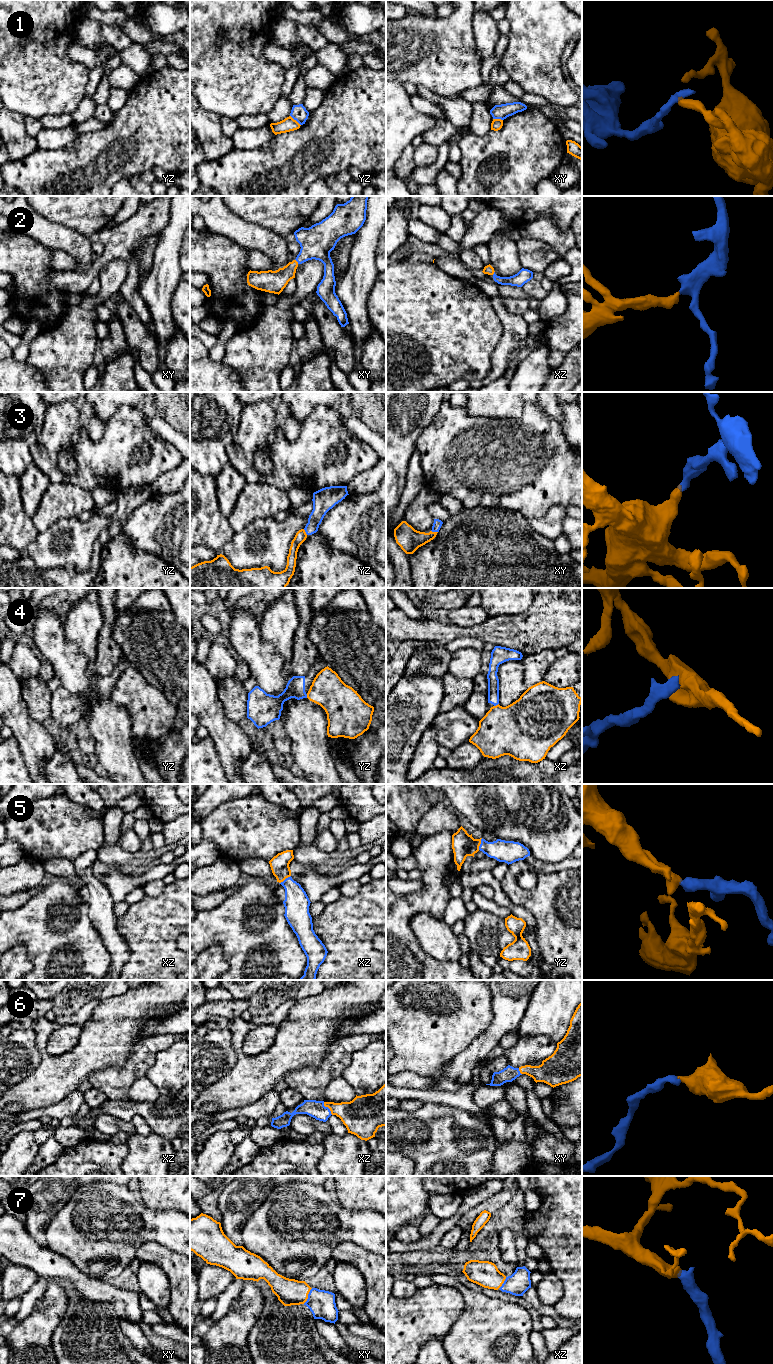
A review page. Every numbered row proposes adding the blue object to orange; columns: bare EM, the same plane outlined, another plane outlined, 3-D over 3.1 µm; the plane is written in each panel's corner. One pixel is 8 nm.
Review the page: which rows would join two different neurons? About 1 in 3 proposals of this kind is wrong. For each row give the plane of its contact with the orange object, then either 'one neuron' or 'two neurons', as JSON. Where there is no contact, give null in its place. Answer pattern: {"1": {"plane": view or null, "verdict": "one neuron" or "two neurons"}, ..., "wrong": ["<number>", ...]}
{"1": {"plane": "yz", "verdict": "two neurons"}, "2": {"plane": "xy", "verdict": "one neuron"}, "3": {"plane": "xy", "verdict": "one neuron"}, "4": {"plane": "xz", "verdict": "two neurons"}, "5": {"plane": "xz", "verdict": "one neuron"}, "6": {"plane": "xz", "verdict": "one neuron"}, "7": {"plane": "xy", "verdict": "one neuron"}, "wrong": ["1", "4"]}

